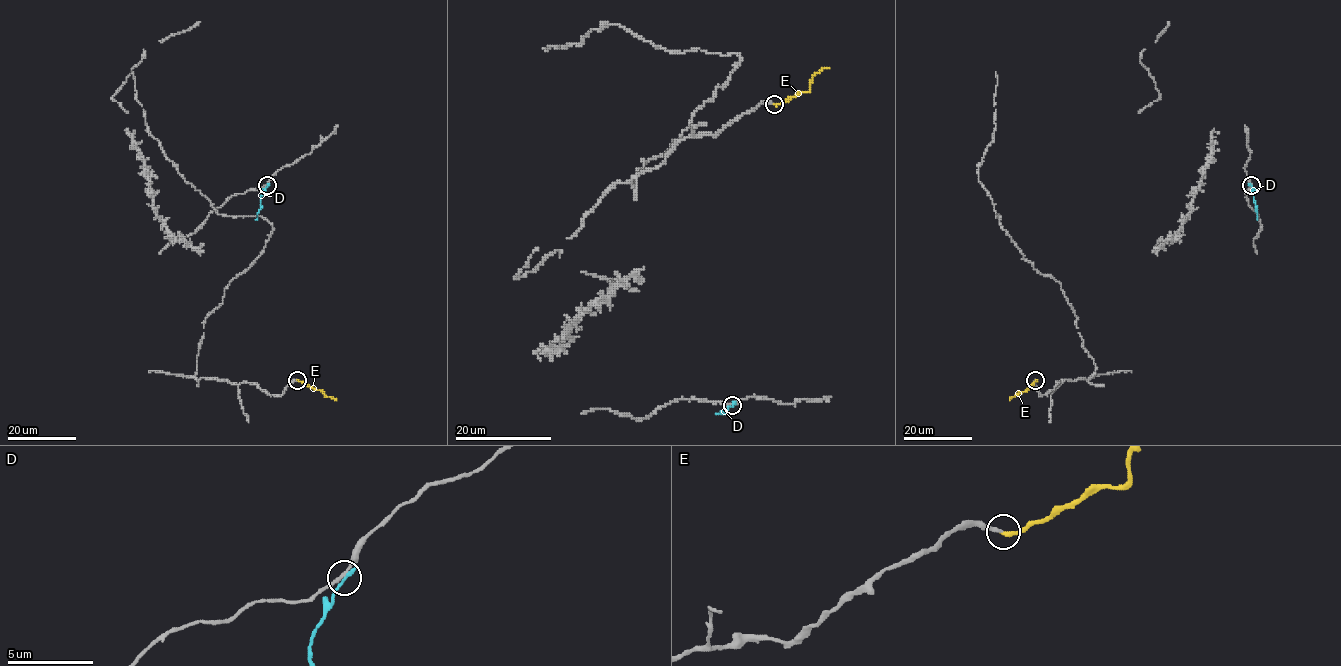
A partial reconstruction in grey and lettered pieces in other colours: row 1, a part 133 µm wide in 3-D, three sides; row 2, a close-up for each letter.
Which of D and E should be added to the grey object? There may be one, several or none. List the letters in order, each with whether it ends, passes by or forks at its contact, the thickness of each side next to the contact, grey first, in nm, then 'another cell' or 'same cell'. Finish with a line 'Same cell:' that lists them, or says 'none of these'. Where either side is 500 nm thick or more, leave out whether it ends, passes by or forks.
D: it ends there; 180 nm thick on the grey side, 240 nm on the other; another cell
E: it ends there; 200 nm thick on the grey side, 280 nm on the other; same cell
Same cell: E

